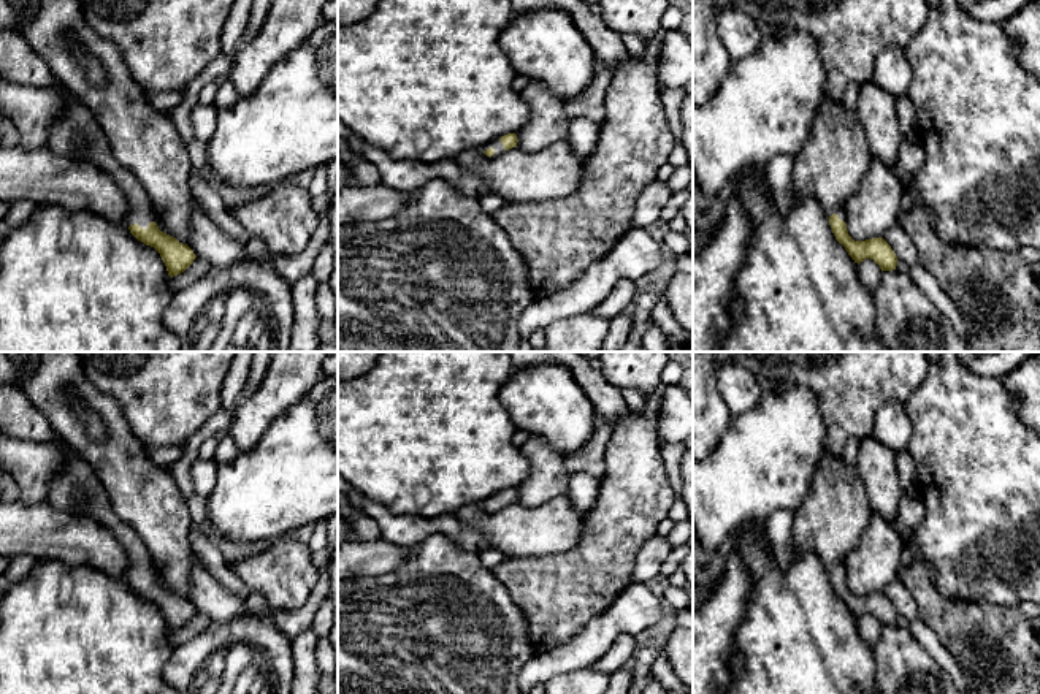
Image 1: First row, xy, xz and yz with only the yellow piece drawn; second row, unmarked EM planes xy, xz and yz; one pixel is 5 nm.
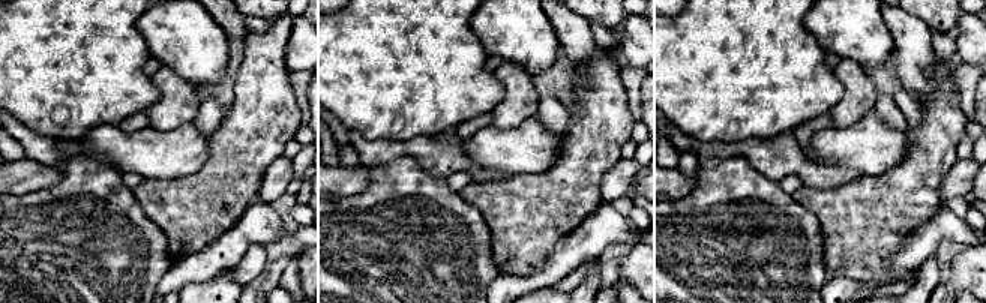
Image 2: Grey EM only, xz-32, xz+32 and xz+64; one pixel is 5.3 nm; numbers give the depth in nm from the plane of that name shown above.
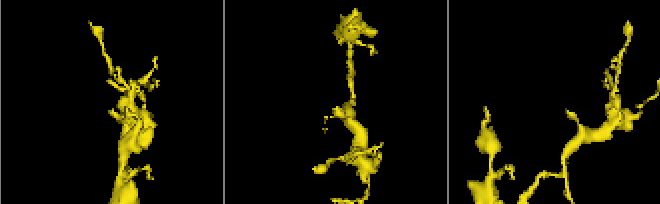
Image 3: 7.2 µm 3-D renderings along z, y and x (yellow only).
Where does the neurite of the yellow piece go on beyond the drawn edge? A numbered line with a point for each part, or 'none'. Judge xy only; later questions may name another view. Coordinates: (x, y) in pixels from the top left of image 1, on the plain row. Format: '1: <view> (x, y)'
1: xy (19, 419)

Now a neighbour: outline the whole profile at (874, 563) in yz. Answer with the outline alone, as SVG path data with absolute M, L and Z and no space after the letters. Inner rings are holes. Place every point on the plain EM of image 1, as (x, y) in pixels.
M872 512L856 547L847 556L845 578L855 596L883 593L899 578L902 537L893 523Z

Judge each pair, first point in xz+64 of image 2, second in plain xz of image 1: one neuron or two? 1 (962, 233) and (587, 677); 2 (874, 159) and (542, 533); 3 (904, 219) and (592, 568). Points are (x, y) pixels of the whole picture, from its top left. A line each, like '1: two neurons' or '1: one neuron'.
1: two neurons
2: one neuron
3: one neuron

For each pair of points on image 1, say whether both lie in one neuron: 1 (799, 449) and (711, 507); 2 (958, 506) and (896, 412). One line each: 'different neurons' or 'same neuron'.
1: same neuron
2: different neurons

